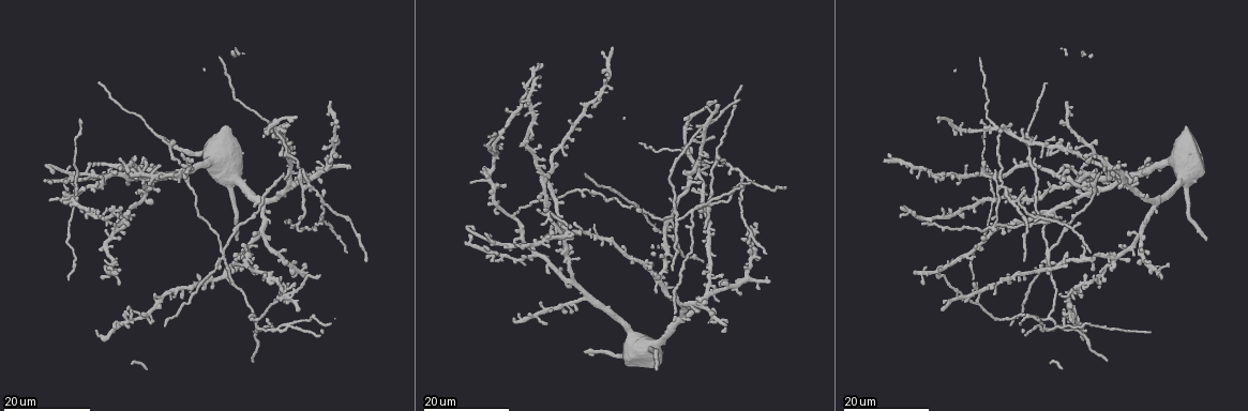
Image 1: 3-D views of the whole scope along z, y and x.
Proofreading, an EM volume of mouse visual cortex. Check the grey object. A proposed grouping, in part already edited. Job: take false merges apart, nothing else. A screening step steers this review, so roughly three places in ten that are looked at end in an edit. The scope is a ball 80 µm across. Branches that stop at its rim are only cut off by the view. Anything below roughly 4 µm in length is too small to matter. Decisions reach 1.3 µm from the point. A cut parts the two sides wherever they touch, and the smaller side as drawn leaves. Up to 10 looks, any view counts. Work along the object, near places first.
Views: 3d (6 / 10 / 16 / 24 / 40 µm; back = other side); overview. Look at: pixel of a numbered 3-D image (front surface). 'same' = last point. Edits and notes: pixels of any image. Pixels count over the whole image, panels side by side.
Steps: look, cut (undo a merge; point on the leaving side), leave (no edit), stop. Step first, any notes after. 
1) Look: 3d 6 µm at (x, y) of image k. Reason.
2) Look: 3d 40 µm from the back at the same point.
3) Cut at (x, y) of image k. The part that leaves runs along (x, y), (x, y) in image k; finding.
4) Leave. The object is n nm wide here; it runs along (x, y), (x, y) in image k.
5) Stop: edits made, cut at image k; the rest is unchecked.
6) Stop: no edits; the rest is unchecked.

Look: 3d 16 µm at (275, 303) of image 1. A fork.

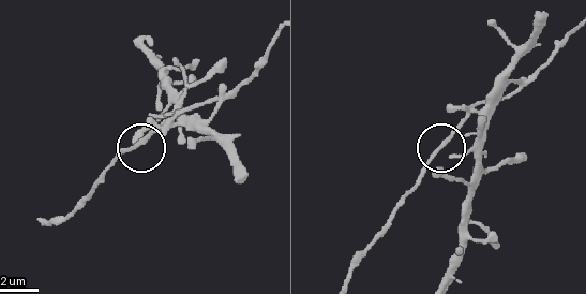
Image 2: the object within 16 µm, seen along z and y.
Look: 3d 6 µm at (135, 148) of image 2.

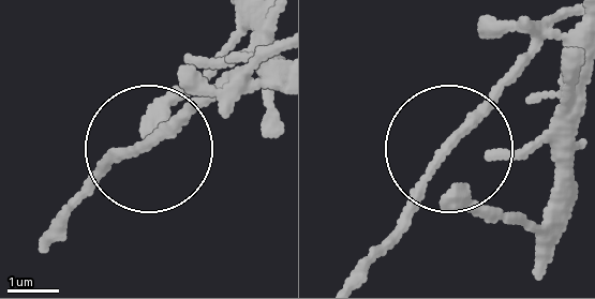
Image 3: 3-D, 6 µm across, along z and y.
Leave. The side arm is 14 µm long; all the same neuron.

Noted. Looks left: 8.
Look: 3d 16 µm at (546, 237) of image 1. Looks like a crossing.

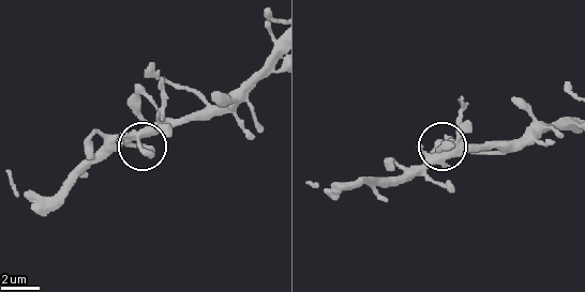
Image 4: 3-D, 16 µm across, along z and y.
Look: 3d 6 µm at (137, 139) of image 4.

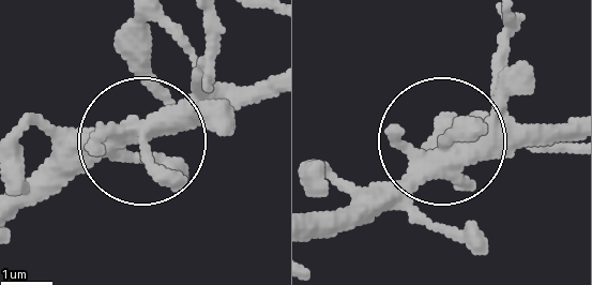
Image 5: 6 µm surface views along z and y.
Look: 3d 6 µm from the back at (445, 146) of image 5.

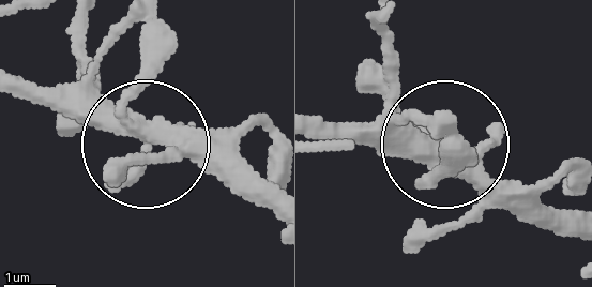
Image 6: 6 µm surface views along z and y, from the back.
Leave. The side arm is 10 µm long; all the same neuron.

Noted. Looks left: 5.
Look: 3d 16 µm at (223, 258) of image 1. Three arms meet.

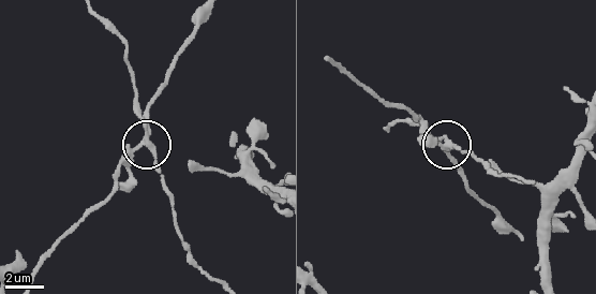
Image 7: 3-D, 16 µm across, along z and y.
Look: 3d 6 µm at (440, 146) of image 7.

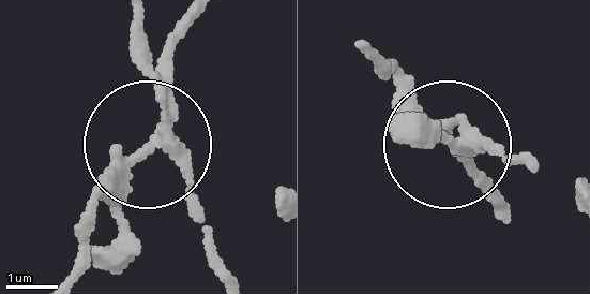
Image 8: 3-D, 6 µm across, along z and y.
Cut at (164, 61) of image 8. 3 arms meet here; the part that leaves runs along (161, 137), (161, 64), (186, 13) in image 8; two neurons meet here.

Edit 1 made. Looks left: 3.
Look: overview.

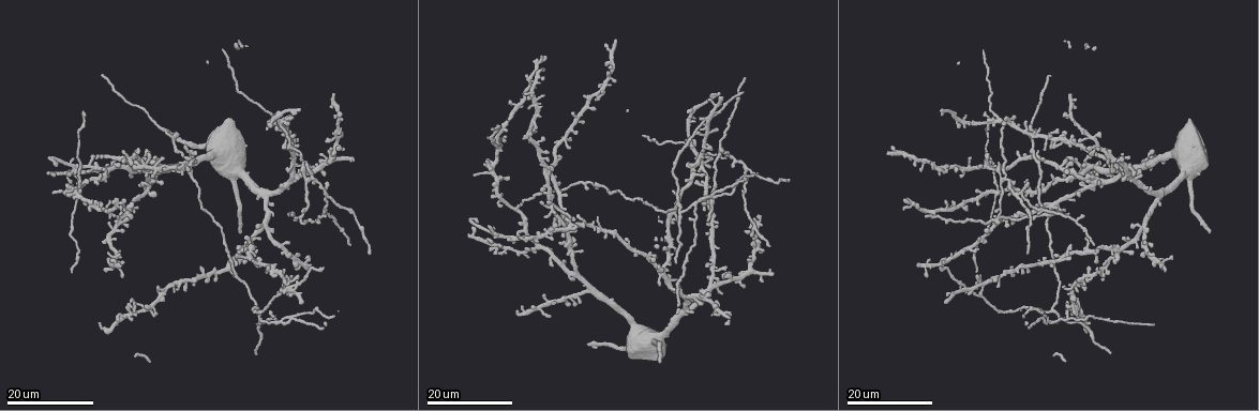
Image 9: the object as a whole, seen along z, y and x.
Look: 3d 24 µm at (1050, 310) of image 9. Arms part here.

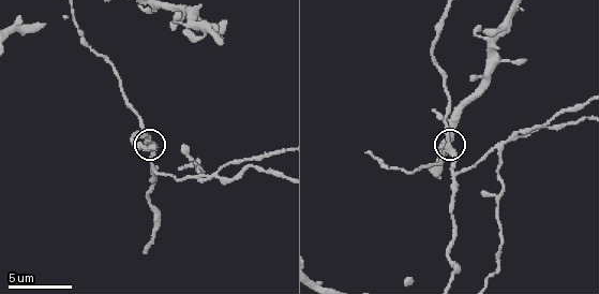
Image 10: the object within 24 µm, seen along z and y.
Look: 3d 10 µm at (444, 150) of image 10.

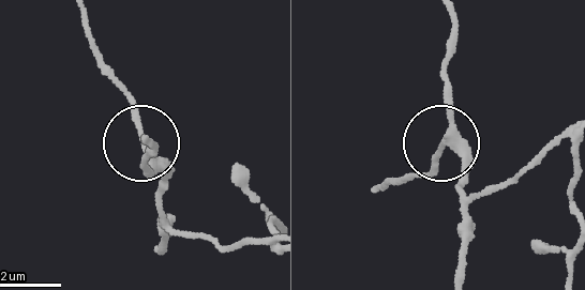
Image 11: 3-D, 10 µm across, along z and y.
Leave. The object is 230 nm wide here; it runs along (448, 12), (446, 139), (461, 165), (461, 185) in image 11; one neuron here.

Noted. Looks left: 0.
Stop: edits made, cut at image 8; the rest is unchecked.

